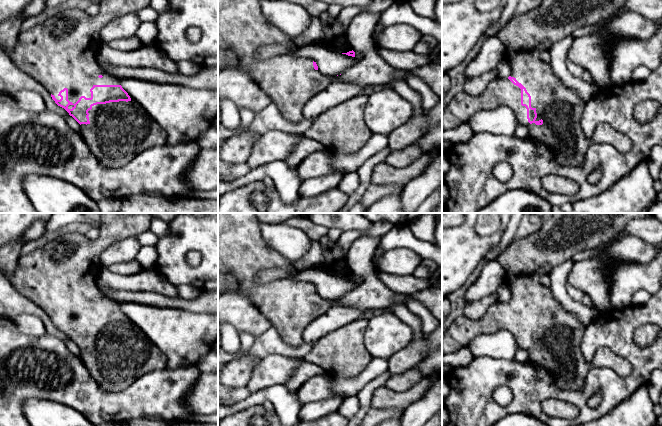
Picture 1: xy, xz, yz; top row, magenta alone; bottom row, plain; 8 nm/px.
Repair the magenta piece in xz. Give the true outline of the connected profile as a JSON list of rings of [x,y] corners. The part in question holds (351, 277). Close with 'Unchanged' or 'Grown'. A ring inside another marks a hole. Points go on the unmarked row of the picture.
[[[327,235],[321,237],[319,243],[323,248],[323,261],[316,269],[355,281],[357,284],[363,283],[364,278],[354,275],[348,265],[348,249],[339,247],[337,240],[330,240]]]. Grown

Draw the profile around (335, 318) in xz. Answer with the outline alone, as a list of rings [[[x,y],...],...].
[[[343,306],[331,307],[326,313],[311,321],[303,331],[303,340],[316,343],[328,334],[341,329],[355,320],[362,319],[362,314],[369,309]]]

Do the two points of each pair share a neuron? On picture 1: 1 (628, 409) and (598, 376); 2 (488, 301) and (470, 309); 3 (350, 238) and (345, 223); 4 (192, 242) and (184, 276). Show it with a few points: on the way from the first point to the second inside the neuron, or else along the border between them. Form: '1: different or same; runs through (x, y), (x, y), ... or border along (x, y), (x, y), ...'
1: different; border along (640, 386), (603, 415)
2: same; runs through (484, 304), (474, 309)
3: different; border along (368, 227), (345, 230), (343, 232)
4: same; runs through (184, 250), (181, 253), (181, 268)

